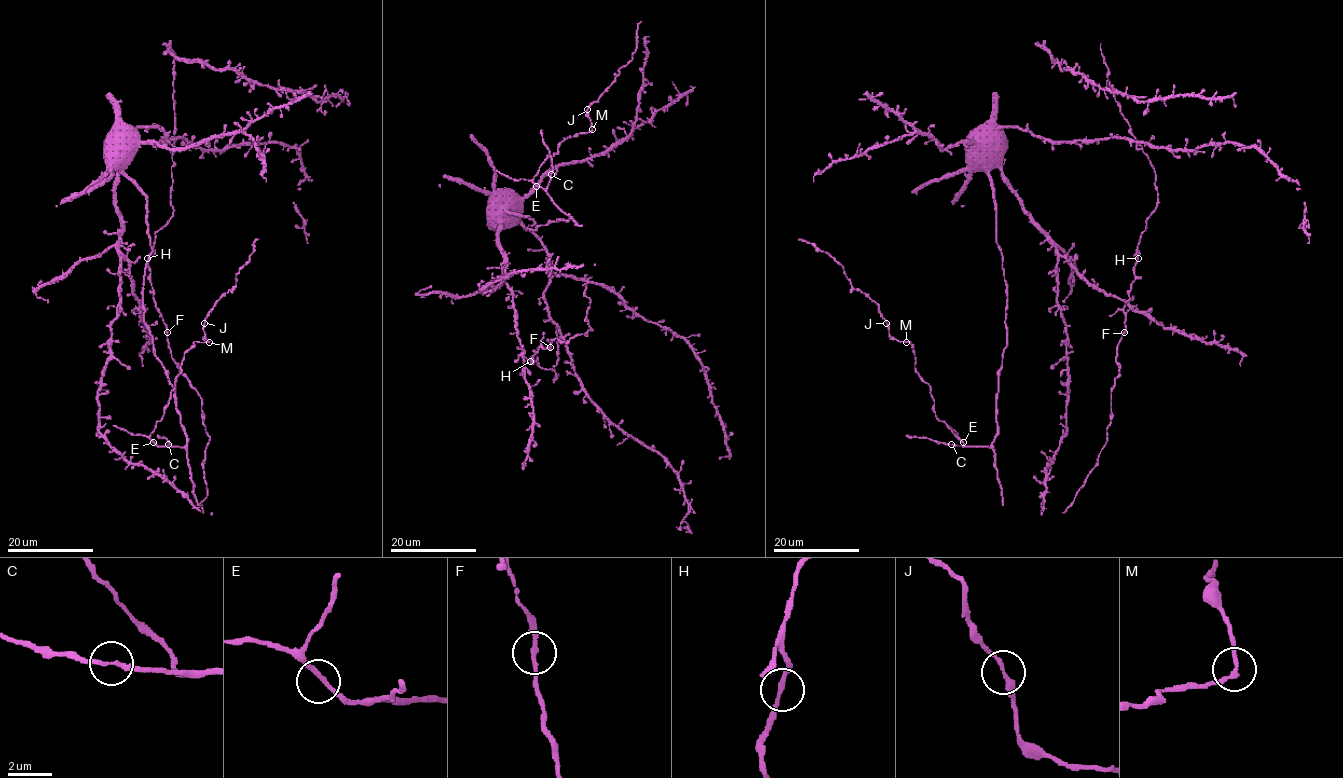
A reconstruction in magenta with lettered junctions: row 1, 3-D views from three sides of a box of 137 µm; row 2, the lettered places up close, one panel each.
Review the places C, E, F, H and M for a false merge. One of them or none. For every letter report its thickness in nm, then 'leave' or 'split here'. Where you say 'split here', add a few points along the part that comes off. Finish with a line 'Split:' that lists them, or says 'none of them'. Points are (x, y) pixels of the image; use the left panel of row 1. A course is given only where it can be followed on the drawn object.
C: calibre 180 nm; leave
E: calibre 190 nm; leave
F: calibre 180 nm; leave
H: calibre 190 nm; leave
M: calibre 190 nm; leave
Split: none of them

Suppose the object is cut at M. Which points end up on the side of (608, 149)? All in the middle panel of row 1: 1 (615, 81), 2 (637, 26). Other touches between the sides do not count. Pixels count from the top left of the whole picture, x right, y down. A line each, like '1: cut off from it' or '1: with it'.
1: cut off from it
2: cut off from it

